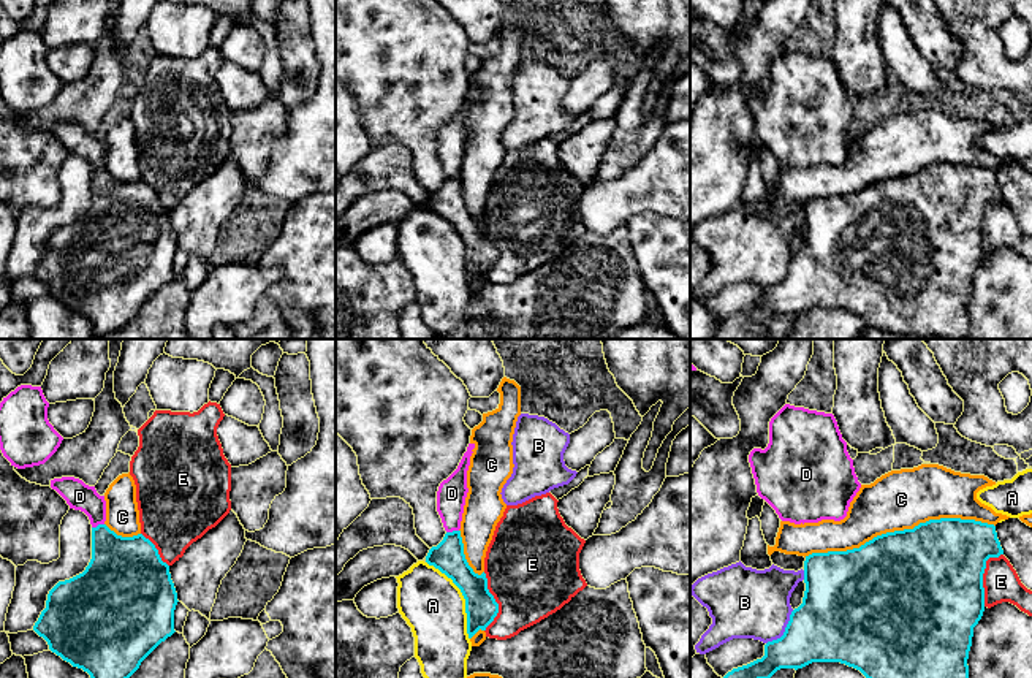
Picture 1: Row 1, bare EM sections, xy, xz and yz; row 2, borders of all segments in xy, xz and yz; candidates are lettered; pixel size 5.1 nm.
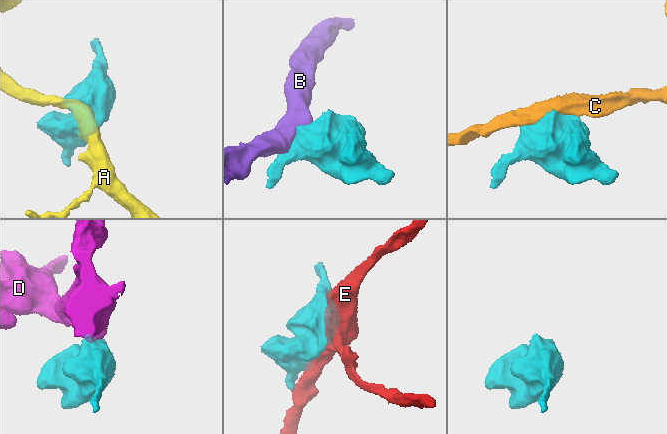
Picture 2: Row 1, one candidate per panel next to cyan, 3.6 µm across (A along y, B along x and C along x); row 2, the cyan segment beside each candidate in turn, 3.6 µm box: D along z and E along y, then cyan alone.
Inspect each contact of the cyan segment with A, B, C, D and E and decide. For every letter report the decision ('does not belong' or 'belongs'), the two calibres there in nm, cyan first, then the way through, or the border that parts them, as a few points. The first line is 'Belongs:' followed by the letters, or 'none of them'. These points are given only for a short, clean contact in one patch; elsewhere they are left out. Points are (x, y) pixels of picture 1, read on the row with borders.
Belongs: none of them
A: does not belong; 160 nm thick on the cyan side, 320 nm on the other
B: does not belong; 380 nm thick on the cyan side, 360 nm on the other
C: does not belong; 500 nm thick on the cyan side, 300 nm on the other
D: does not belong; 320 nm thick on the cyan side, 140 nm on the other; border along xy (103, 523), (92, 528)
E: does not belong; 500 nm thick on the cyan side, 190 nm on the other

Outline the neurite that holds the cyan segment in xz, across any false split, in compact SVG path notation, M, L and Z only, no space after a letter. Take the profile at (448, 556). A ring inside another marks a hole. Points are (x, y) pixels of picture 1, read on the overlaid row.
M461 531L446 532L443 540L429 550L426 562L451 578L461 589L465 599L469 638L480 629L486 630L499 613L499 604L488 589L486 573L478 575L469 566Z

